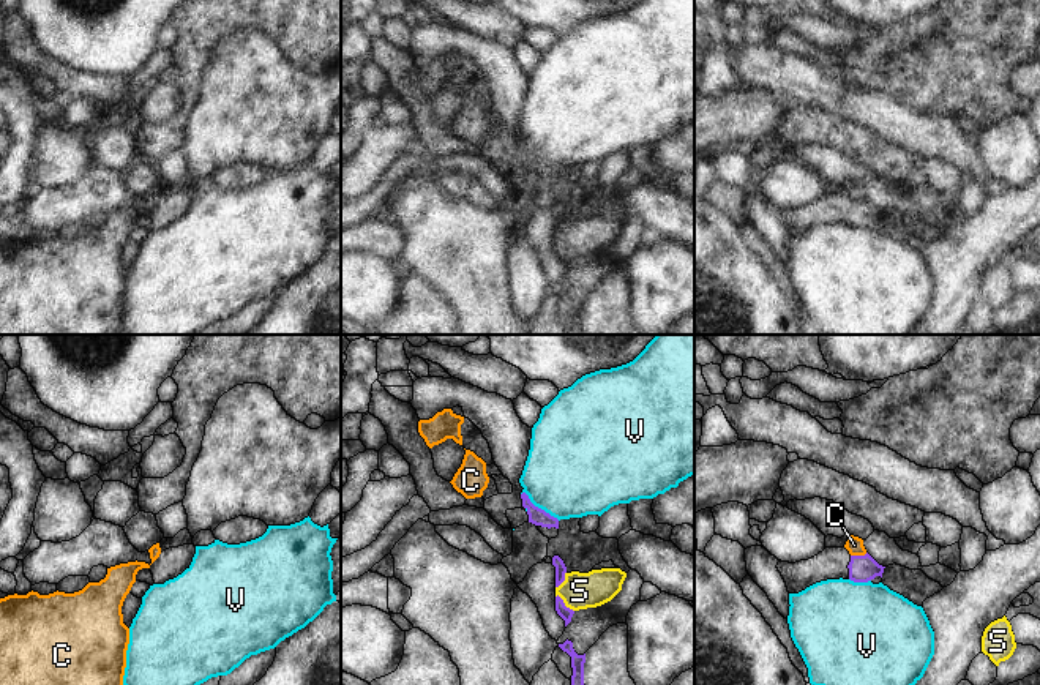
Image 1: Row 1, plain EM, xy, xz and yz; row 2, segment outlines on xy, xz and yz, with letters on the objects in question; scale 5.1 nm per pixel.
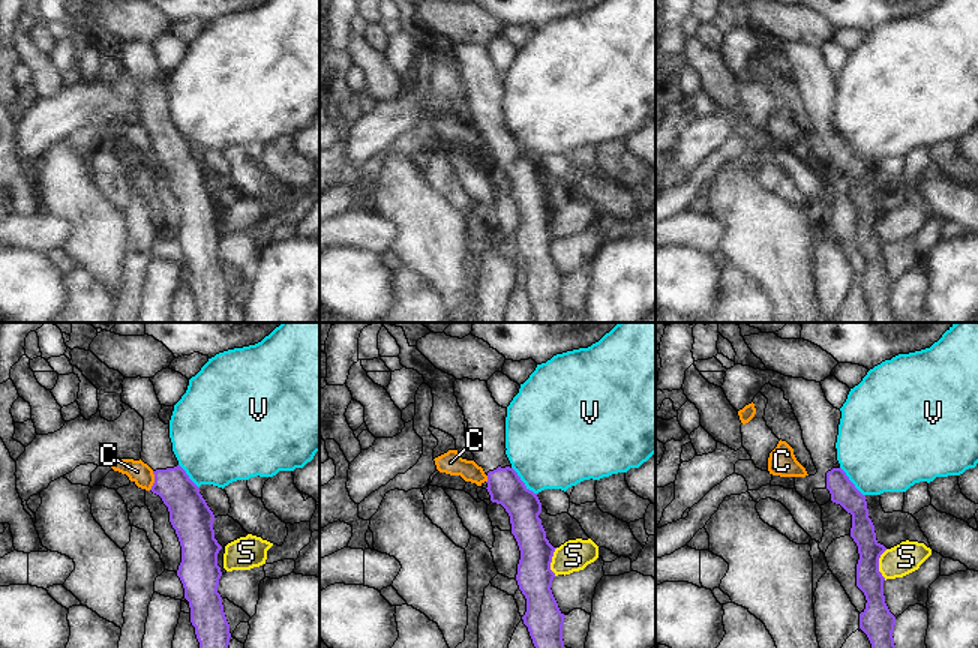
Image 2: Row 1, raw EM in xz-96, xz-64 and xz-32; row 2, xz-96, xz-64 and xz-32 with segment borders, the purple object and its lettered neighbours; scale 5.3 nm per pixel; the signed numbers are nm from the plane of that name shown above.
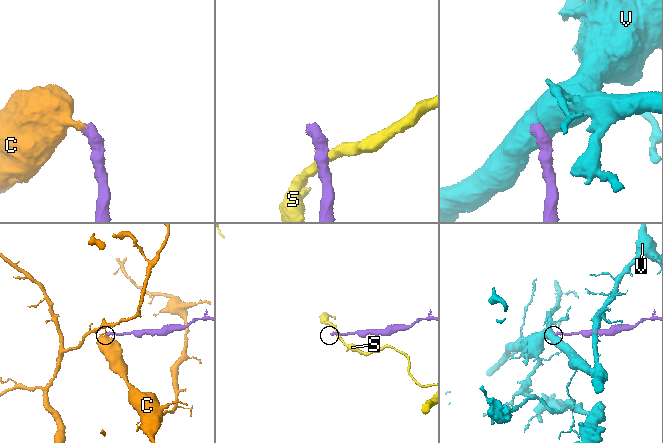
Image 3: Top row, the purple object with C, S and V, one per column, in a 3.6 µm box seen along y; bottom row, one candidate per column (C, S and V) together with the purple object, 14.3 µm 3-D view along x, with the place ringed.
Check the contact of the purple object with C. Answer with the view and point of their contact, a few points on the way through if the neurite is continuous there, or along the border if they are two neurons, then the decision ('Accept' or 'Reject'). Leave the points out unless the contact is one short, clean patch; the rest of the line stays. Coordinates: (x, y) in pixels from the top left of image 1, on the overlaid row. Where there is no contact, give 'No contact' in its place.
Touches purple at yz (859, 556). Boundary: yz (867, 553), (851, 556). Reject.

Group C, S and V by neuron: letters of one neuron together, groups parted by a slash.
C / S / V

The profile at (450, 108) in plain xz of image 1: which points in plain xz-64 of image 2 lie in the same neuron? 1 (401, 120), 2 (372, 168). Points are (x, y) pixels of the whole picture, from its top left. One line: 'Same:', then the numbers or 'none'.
Same: 2

